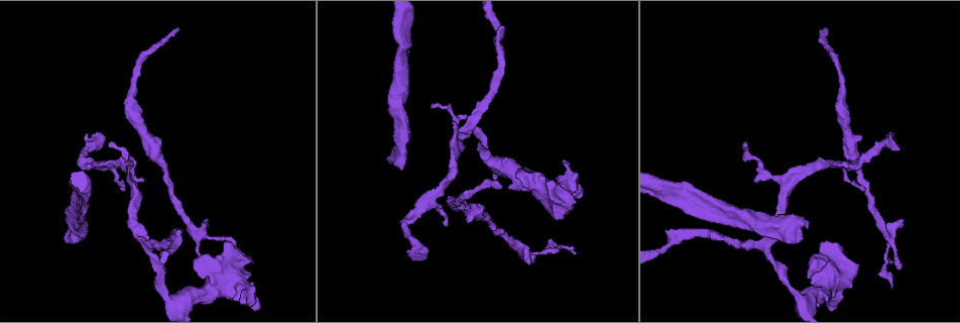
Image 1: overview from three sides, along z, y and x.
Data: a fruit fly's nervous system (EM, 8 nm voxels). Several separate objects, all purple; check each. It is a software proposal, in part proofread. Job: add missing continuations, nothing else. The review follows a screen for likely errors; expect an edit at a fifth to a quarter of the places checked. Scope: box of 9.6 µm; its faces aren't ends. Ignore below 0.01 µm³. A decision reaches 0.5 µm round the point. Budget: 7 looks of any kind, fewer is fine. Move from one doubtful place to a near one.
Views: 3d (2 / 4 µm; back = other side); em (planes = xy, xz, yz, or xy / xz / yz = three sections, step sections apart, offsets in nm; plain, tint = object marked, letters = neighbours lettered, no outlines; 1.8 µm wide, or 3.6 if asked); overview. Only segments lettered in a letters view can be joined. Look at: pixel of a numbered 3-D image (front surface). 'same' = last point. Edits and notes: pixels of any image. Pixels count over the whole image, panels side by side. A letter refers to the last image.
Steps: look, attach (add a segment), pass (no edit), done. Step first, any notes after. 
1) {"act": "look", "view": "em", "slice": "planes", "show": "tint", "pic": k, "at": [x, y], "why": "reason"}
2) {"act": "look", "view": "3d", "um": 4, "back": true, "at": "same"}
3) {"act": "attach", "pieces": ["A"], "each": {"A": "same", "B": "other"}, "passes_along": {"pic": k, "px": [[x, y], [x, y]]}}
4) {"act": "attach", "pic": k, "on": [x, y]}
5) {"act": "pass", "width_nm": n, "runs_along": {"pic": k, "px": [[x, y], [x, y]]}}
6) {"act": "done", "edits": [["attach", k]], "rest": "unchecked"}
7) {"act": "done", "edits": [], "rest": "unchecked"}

{"act": "look", "view": "3d", "um": 2, "pic": 1, "at": [903, 222], "why": "an open end"}

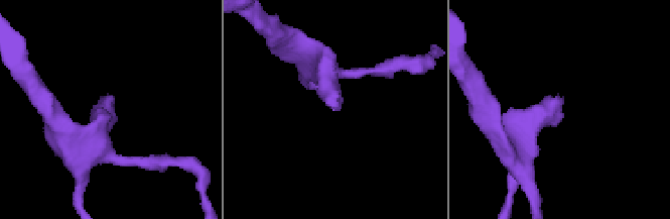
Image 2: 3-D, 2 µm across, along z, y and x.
{"act": "look", "view": "em", "slice": "planes", "show": "letters", "pic": 2, "at": [559, 100], "why": "shape alone is not enough"}

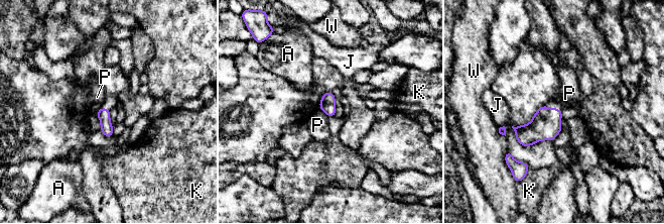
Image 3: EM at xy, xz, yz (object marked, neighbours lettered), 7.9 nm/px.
{"act": "pass", "each": {"A": "other", "J": "other", "K": "other", "P": "other", "W": "other"}, "border": {"pic": 3, "px": [[319, 107], [328, 116]]}, "found": "none of them fits"}

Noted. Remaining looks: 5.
{"act": "look", "view": "em", "slice": "planes", "show": "letters", "pic": 1, "at": [788, 189], "why": "three arms meet"}

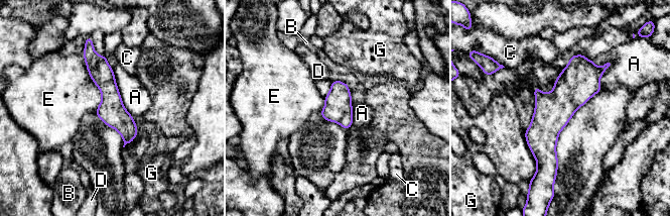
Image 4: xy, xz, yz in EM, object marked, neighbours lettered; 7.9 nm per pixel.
{"act": "pass", "each": {"A": "other", "B": "other", "C": "other", "D": "other", "E": "other", "G": "other"}, "runs_along": {"pic": 4, "px": [[579, 57], [548, 120], [552, 170]]}, "found": "no lettered segment goes on from it"}

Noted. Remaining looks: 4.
{"act": "look", "view": "em", "slice": "planes", "show": "letters", "pic": 1, "at": [564, 160], "why": "thick end"}

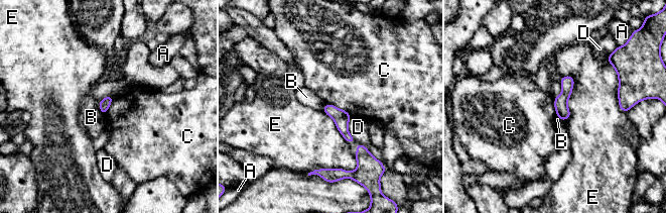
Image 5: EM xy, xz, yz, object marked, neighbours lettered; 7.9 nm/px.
{"act": "pass", "each": {"A": "other", "B": "other", "C": "other", "D": "other", "E": "other"}, "runs_along": {"pic": 5, "px": [[327, 106], [351, 139]]}, "found": "no lettered segment goes on from it"}

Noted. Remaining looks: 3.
{"act": "done", "edits": [], "rest": "unchecked"}

